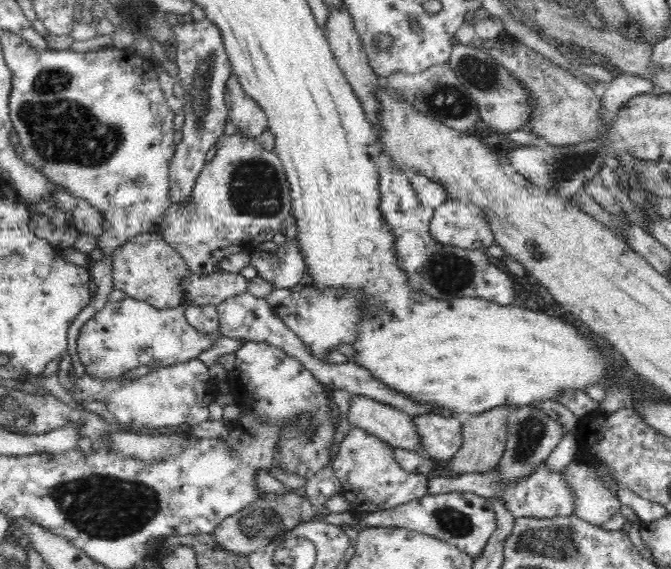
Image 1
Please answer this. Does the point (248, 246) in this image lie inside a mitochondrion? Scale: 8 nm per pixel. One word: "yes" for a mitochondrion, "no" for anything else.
no

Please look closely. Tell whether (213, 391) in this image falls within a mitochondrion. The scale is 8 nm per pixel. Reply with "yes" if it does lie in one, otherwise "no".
no

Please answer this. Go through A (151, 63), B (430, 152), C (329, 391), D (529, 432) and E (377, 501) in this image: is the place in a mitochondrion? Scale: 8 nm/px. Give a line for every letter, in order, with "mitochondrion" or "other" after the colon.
A: other
B: other
C: other
D: mitochondrion
E: other

